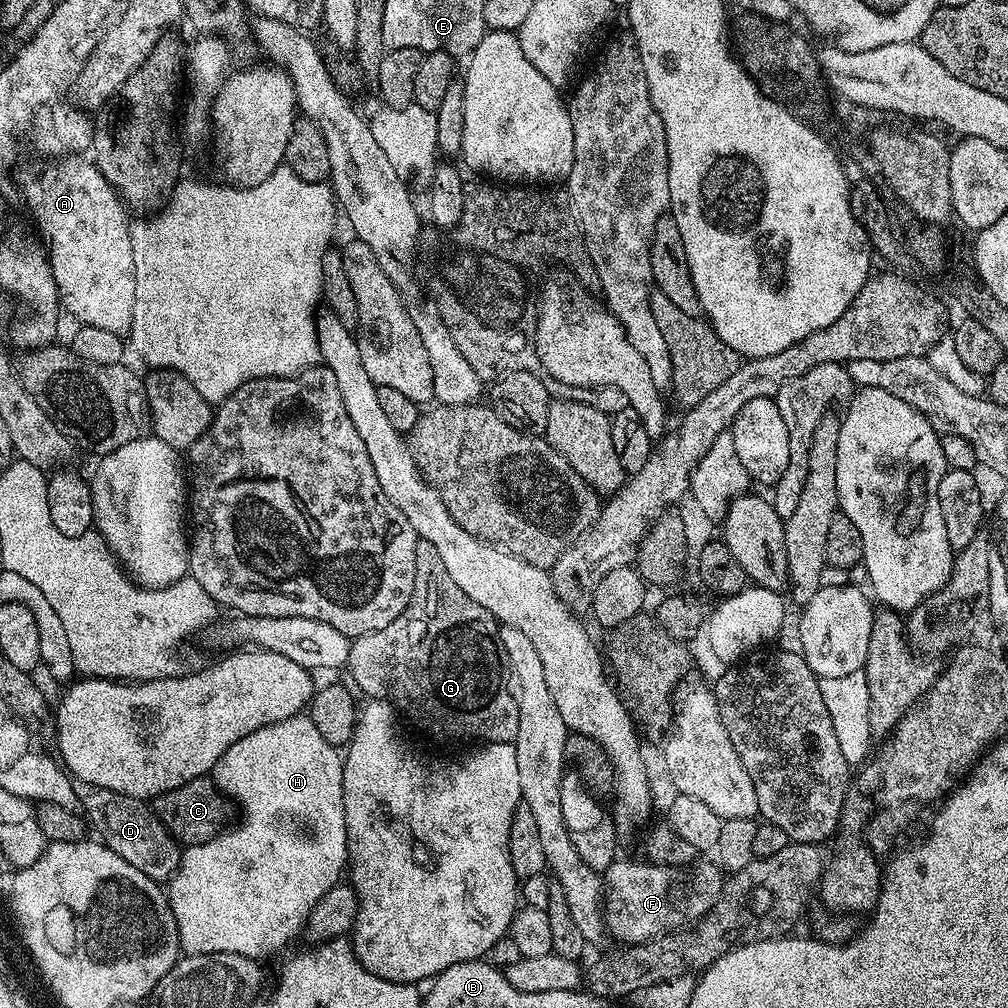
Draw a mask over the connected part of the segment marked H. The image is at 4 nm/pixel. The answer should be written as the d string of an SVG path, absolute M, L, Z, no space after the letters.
M307 715L291 716L270 726L262 726L246 738L234 742L230 750L218 758L216 767L212 769L211 779L216 781L217 788L225 797L234 799L240 803L240 824L233 823L219 832L213 840L207 840L204 844L194 844L185 847L180 853L180 865L166 884L168 905L171 906L176 916L176 929L180 935L180 951L186 956L201 956L202 954L214 954L215 952L229 952L239 956L247 956L249 960L263 961L263 956L284 948L296 935L305 931L308 915L312 913L312 907L329 892L334 885L341 883L343 874L348 868L348 835L346 834L346 818L344 817L344 765L338 762L338 752L330 742L320 739L318 726Z

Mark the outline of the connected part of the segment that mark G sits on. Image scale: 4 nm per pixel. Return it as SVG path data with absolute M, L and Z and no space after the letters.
M417 539L414 590L410 594L410 602L406 606L406 610L402 610L402 614L398 614L398 618L394 618L394 622L390 622L390 626L377 632L362 634L352 640L346 672L352 675L353 681L351 680L351 683L357 689L360 687L365 692L365 697L373 700L385 700L387 704L391 704L396 709L397 713L404 715L405 712L410 719L416 720L418 727L425 728L432 736L445 736L448 740L480 740L476 742L510 744L515 741L518 734L518 702L512 697L512 692L508 688L506 661L500 646L500 630L501 625L485 608L478 606L478 602L474 602L474 598L470 598L470 594L462 594L462 590L458 590L454 578L450 578L445 564L442 563L442 557L439 556L438 550L434 550L434 546L430 546L430 542Z

